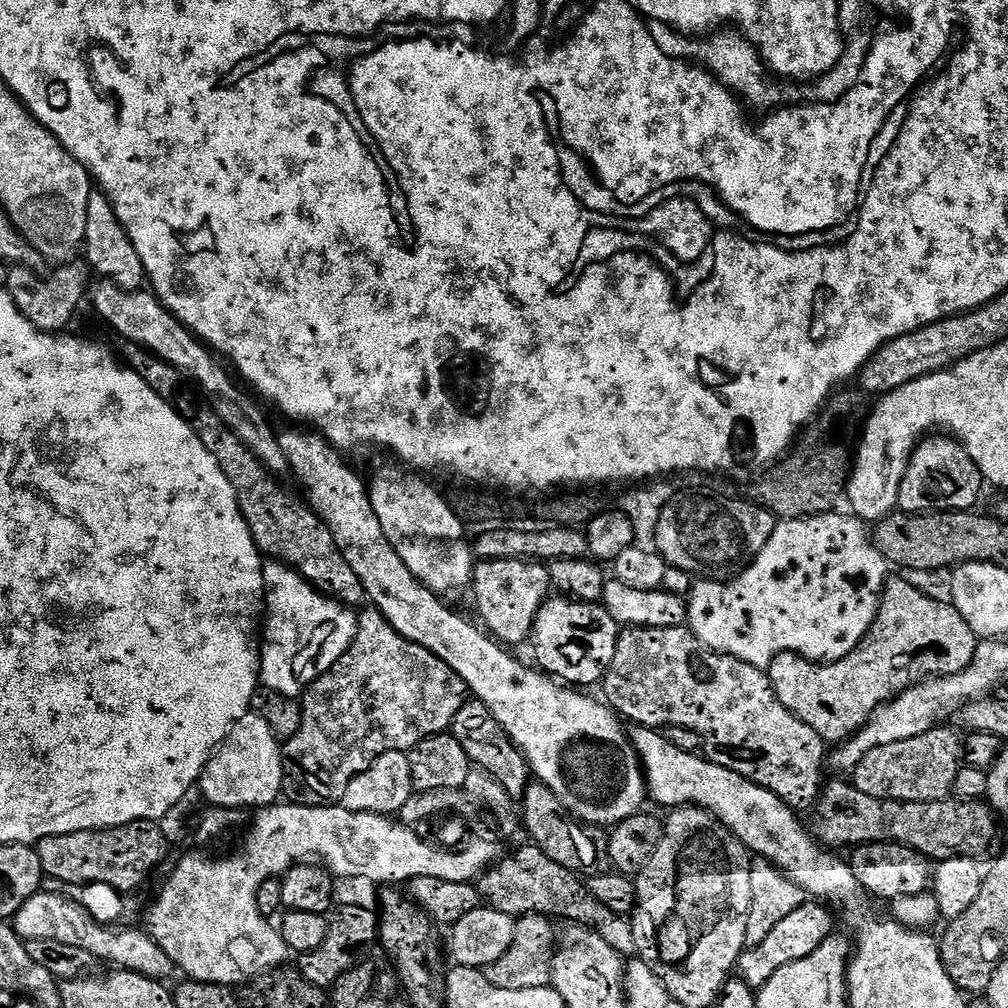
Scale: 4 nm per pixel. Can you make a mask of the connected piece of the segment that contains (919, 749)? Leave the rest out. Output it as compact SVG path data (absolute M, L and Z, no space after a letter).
M935 726L928 733L919 734L906 741L893 742L870 750L854 771L854 783L862 794L870 794L879 800L905 800L906 802L934 802L946 800L953 795L955 776L962 767L962 736L945 726Z

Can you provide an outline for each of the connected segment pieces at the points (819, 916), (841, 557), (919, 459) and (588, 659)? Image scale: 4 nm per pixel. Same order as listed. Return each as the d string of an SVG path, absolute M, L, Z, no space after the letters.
M805 902L798 906L792 914L788 914L778 922L774 930L763 939L761 945L741 952L738 972L743 981L753 990L759 990L780 967L798 962L799 959L812 954L828 936L833 935L831 911L833 912L831 907L820 902Z
M833 510L822 516L807 516L805 520L779 521L774 534L770 534L770 542L762 546L752 563L735 578L697 579L692 597L689 595L686 600L687 627L697 641L707 651L733 656L765 670L783 652L826 664L850 655L876 621L890 565L876 549L869 529L868 532L864 529L867 528L865 521L851 514L839 516L838 513Z
M929 434L917 444L898 490L896 503L904 514L967 512L975 509L982 477L978 466L959 440L947 434Z
M556 594L537 612L530 635L535 667L568 686L599 685L614 658L618 625L603 603L584 603Z

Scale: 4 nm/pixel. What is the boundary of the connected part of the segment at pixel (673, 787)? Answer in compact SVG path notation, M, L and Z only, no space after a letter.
M633 727L630 732L632 748L636 751L636 759L643 771L647 795L656 804L661 804L664 810L675 810L688 805L703 808L705 812L712 813L720 823L725 824L733 834L744 843L749 853L757 857L764 857L769 863L779 868L784 875L788 876L800 888L803 888L809 897L829 905L856 904L860 900L861 886L854 878L851 867L839 860L839 855L833 854L829 849L821 846L814 839L807 827L800 825L801 818L795 811L779 800L770 790L742 778L734 770L726 766L713 764L703 755L695 756L676 744L671 744L664 737L663 731L655 728Z

